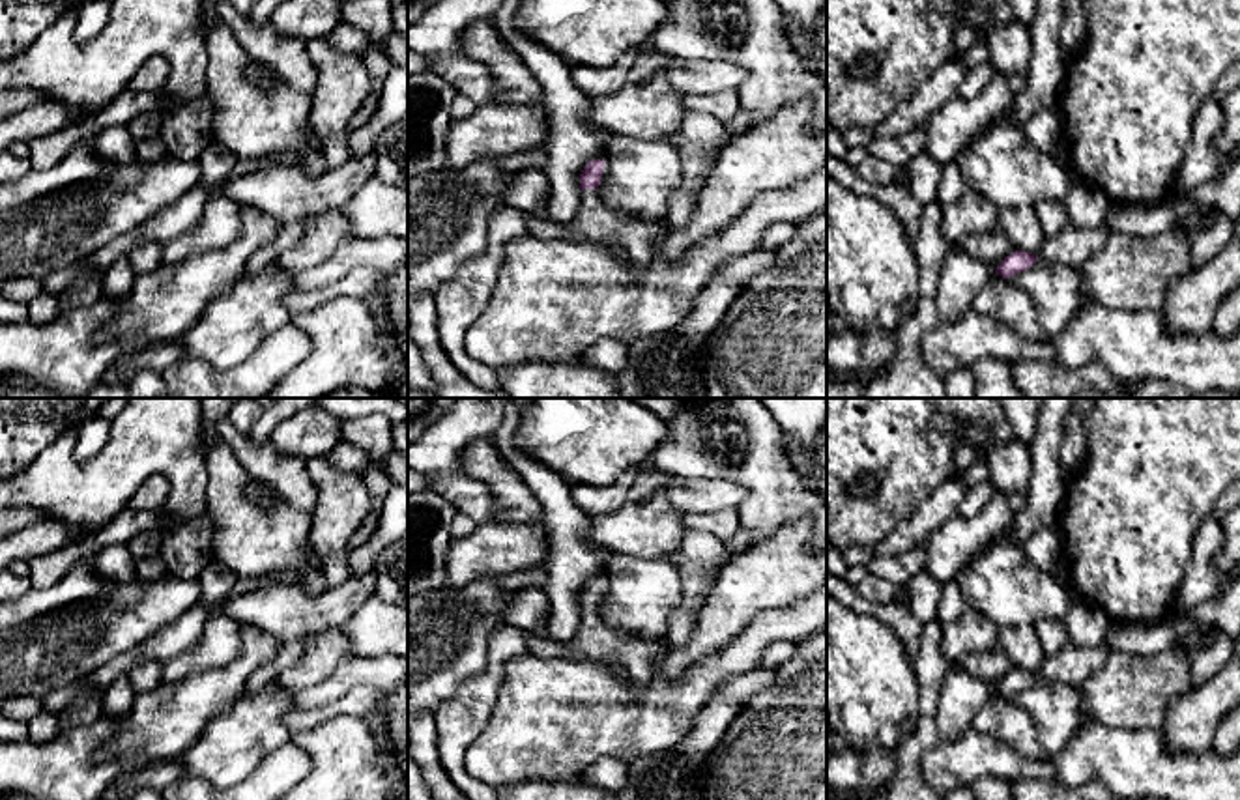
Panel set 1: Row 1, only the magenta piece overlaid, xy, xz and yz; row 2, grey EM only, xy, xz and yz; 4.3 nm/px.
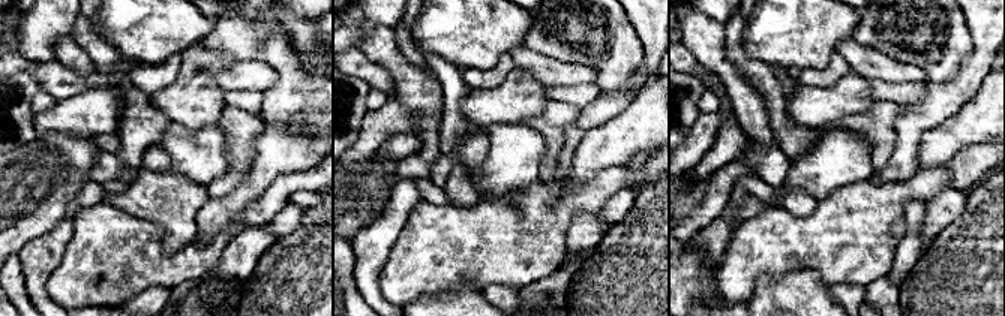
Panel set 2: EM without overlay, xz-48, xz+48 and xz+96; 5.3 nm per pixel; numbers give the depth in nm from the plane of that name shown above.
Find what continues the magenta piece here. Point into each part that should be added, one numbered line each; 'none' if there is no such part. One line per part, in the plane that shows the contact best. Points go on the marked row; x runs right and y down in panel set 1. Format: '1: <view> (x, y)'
1: xz (631, 236)

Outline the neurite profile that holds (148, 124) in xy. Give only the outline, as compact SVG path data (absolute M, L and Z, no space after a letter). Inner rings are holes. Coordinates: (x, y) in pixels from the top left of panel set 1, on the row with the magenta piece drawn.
M144 112L144 114L133 118L127 123L127 129L137 140L138 138L150 138L150 136L159 136L161 121L163 121L161 112Z

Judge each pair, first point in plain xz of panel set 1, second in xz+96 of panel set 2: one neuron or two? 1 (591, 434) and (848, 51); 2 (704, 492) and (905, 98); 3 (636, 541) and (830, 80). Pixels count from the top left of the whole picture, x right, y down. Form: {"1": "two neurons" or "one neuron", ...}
{"1": "two neurons", "2": "two neurons", "3": "two neurons"}

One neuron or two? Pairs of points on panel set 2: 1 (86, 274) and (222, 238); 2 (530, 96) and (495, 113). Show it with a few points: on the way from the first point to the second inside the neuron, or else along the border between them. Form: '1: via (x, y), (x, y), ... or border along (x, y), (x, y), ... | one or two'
1: via (120, 267), (182, 267), (188, 264) | one
2: via (521, 96), (504, 105) | one

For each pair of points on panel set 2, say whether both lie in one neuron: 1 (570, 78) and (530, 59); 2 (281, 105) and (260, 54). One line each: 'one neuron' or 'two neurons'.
1: one neuron
2: one neuron

